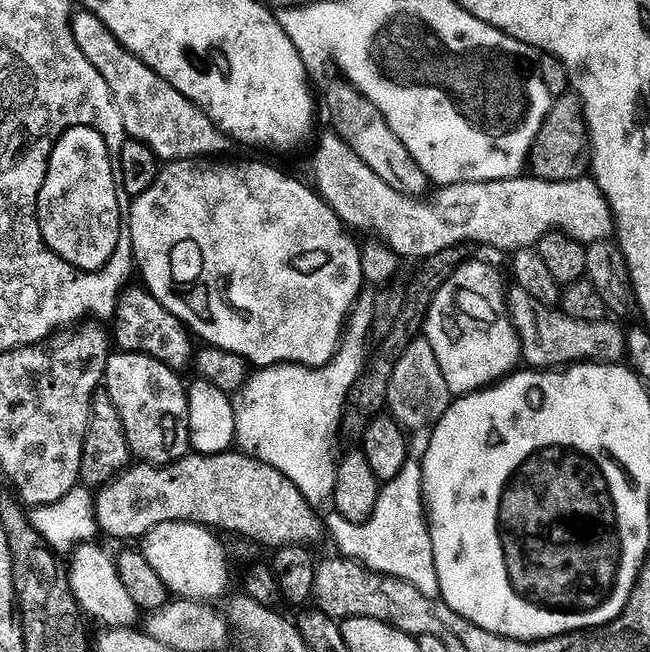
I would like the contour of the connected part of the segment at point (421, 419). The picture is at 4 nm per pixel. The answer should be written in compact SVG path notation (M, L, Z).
M423 338L416 339L409 343L408 349L394 366L386 408L392 419L409 433L427 433L444 417L454 397L450 386L446 386L446 378L442 378L442 366L438 366L438 358L434 358L430 342Z

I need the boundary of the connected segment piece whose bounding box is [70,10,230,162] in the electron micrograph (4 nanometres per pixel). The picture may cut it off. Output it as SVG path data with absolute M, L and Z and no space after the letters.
M77 11L70 25L72 38L78 50L86 56L86 62L106 78L110 94L122 114L122 126L131 139L145 144L156 156L157 161L195 160L197 158L216 158L230 145L214 121L209 118L190 98L186 98L170 82L166 82L150 66L146 66L138 57L126 51L110 34L106 25L96 17L95 11Z

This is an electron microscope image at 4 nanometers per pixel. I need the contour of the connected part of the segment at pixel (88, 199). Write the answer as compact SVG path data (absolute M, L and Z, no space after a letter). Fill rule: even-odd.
M71 127L70 130L60 136L58 142L52 148L51 158L48 160L47 176L44 179L42 190L39 191L39 202L36 208L36 218L39 222L39 230L43 236L44 244L56 256L62 258L66 263L74 266L80 272L100 272L107 267L110 258L113 257L114 250L121 247L121 236L124 236L124 209L120 206L122 201L119 183L114 165L114 158L109 154L109 148L106 146L105 139L102 138L100 131L94 130L93 127Z

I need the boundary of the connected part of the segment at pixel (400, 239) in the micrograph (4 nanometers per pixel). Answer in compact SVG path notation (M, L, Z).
M335 131L328 133L320 140L316 153L312 156L312 180L316 192L321 199L331 206L338 218L349 229L357 228L360 232L373 232L381 245L387 246L397 257L409 256L412 262L419 262L430 254L438 254L438 250L469 246L468 244L485 244L488 248L497 248L500 252L511 254L520 248L531 248L539 245L547 232L557 230L572 236L579 244L585 246L607 240L613 235L612 211L596 181L591 178L574 182L546 182L535 178L517 178L514 180L483 180L477 184L450 184L439 189L440 197L436 205L430 205L405 196L403 192L394 190L350 150L350 146Z

